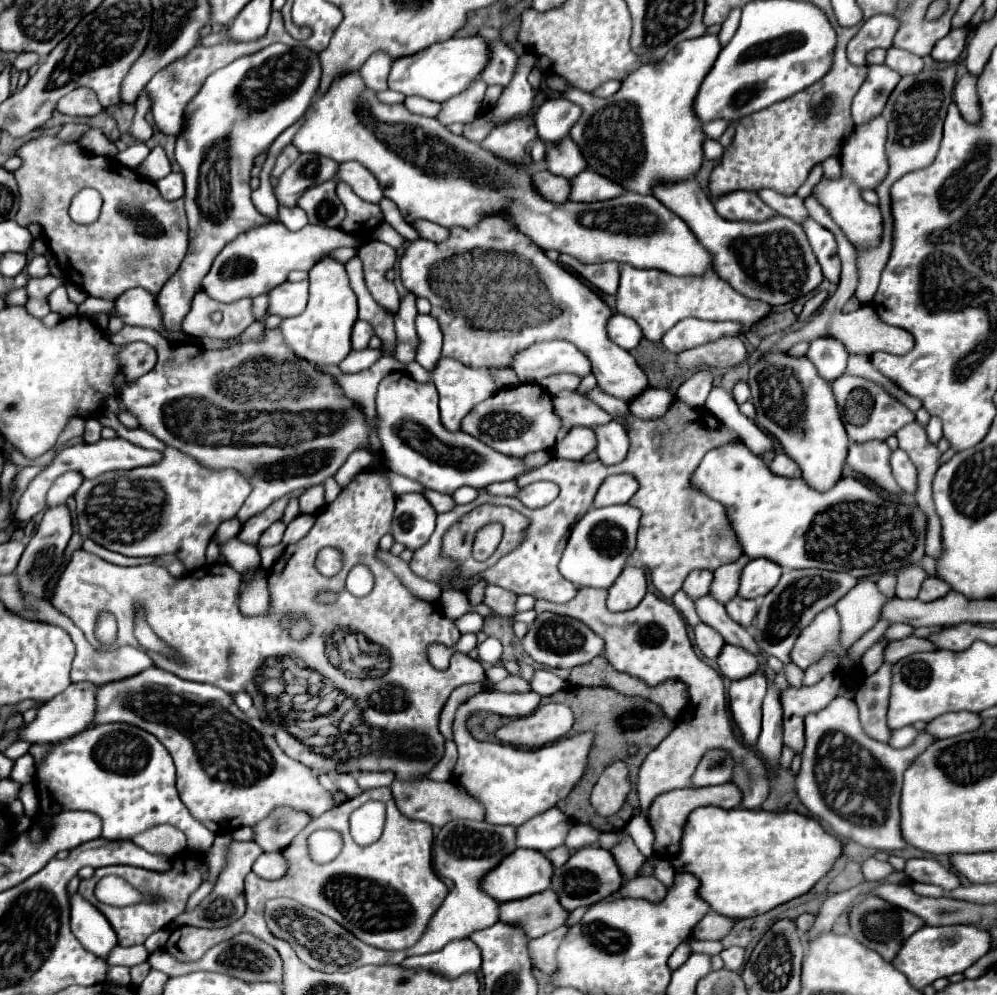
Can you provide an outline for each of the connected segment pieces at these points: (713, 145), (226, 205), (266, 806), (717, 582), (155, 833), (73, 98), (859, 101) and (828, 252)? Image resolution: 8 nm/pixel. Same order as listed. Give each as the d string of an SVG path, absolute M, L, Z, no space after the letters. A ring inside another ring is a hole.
M705 140L703 142L703 152L705 152L705 158L707 160L719 160L721 156L723 156L723 152L725 152L725 148L717 142L717 140Z
M271 44L257 54L243 56L229 66L213 72L203 88L193 96L193 100L185 108L185 122L183 130L175 142L175 158L185 174L185 210L189 218L189 252L175 276L167 280L163 290L157 294L157 304L163 312L163 322L173 332L181 330L183 316L189 312L193 296L201 290L201 280L209 272L215 256L223 250L227 242L231 242L241 232L247 232L259 224L267 224L265 218L251 202L251 170L253 160L263 154L273 140L295 124L313 102L317 88L319 88L321 64L315 52L309 48L297 46L289 48L285 44ZM221 148L227 148L227 156L221 158Z
M151 666L135 676L97 686L95 702L95 716L87 728L111 722L125 722L157 736L159 742L169 750L177 766L177 786L181 802L187 806L195 820L205 824L215 834L229 834L241 826L255 826L279 806L307 812L311 818L319 818L323 812L335 806L333 794L319 784L317 776L313 776L307 766L291 760L279 748L273 732L269 730L269 726L265 726L263 720L249 718L235 706L231 694L211 684L187 682L171 672Z
M741 554L735 562L723 564L721 568L715 570L715 580L711 584L711 594L719 600L719 602L727 602L731 600L731 596L737 594L739 588L739 580L741 580L741 572L745 568L745 564L749 562L749 556Z
M161 824L155 828L149 828L147 832L141 832L131 838L137 846L141 846L147 852L155 854L165 854L165 856L175 857L181 854L183 848L186 849L186 836L179 828Z
M77 88L75 92L63 96L57 104L55 110L67 116L97 116L103 106L99 104L97 96L89 88Z
M869 66L867 80L853 100L853 122L867 124L867 120L879 116L899 80L901 76L889 66Z
M807 220L803 224L803 230L811 242L811 250L815 254L815 258L821 264L821 270L825 274L825 278L829 278L831 282L839 280L839 272L841 272L841 262L837 258L837 242L835 236L823 228L821 224L817 224L815 220Z

